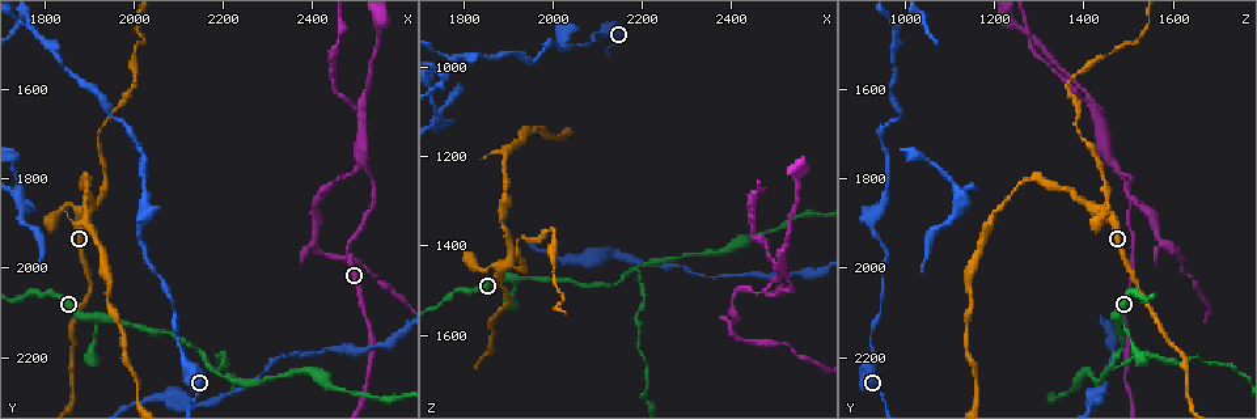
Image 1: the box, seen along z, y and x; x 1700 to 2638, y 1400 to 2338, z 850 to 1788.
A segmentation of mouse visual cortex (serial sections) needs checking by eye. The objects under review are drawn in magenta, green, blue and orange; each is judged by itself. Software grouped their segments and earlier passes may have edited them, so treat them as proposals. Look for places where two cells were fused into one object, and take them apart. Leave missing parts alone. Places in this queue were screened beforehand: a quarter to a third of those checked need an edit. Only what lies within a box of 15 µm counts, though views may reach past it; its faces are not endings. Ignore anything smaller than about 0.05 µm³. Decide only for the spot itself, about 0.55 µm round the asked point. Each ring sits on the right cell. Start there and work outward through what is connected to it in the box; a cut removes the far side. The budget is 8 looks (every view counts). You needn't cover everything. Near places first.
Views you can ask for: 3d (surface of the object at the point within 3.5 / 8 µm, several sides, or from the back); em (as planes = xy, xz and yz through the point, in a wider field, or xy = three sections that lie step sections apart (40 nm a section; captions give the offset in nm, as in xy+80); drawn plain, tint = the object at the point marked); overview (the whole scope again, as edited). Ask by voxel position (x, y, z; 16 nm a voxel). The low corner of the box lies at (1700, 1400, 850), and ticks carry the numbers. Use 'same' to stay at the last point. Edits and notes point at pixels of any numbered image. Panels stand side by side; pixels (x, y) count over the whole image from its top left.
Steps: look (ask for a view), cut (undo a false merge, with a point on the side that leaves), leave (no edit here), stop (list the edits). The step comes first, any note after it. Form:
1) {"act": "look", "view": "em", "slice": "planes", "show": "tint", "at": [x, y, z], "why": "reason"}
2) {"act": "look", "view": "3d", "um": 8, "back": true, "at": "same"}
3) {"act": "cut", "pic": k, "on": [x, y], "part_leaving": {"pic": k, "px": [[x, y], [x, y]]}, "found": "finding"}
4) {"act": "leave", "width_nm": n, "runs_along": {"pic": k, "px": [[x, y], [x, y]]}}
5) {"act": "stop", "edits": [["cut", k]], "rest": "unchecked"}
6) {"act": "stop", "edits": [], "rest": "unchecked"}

{"act": "look", "view": "3d", "um": 3.5, "at": [1905, 1865, 1440], "why": "four arms meet"}

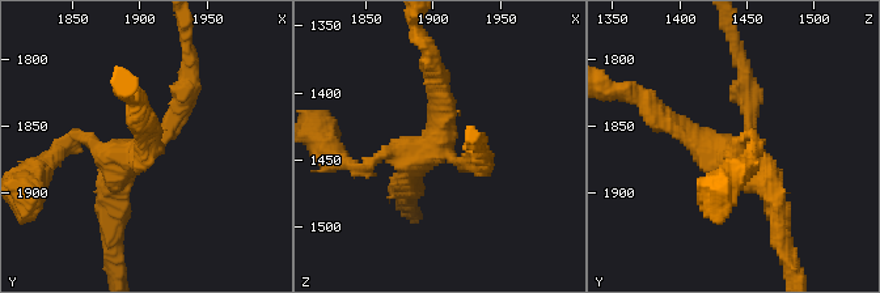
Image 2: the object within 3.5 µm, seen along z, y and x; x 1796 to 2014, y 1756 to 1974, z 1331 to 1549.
{"act": "look", "view": "em", "slice": "xy", "step": 2, "show": "tint", "at": [1902, 1868, 1438], "arms": 4, "arm_widths_nm": [150, 250, 250, 300], "why": "now the EM"}

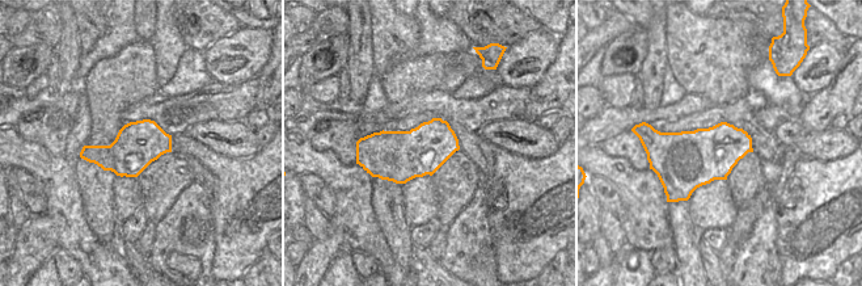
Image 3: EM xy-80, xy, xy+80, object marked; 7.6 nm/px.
{"act": "leave", "runs_along": {"pic": 2, "px": [[778, 208], [744, 160], [654, 111]]}, "found": "all the same cell"}

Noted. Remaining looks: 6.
{"act": "look", "view": "3d", "um": 3.5, "at": [1915, 2115, 1470], "why": "abrupt turn"}

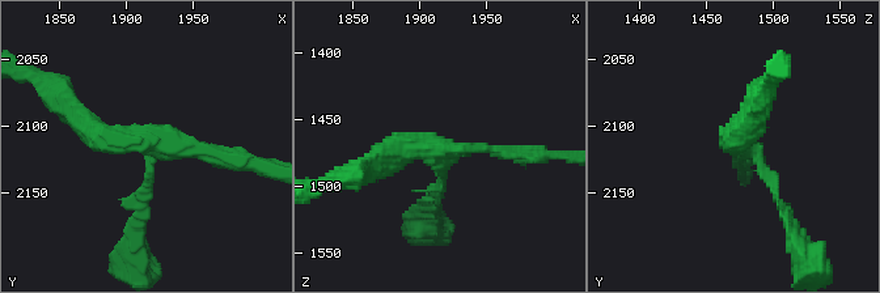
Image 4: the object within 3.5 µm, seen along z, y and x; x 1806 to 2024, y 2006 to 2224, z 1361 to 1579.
{"act": "look", "view": "em", "slice": "xy", "step": 2, "show": "tint", "at": [1916, 2114, 1476], "arms": 3, "arm_widths_nm": [150, 150, 350]}

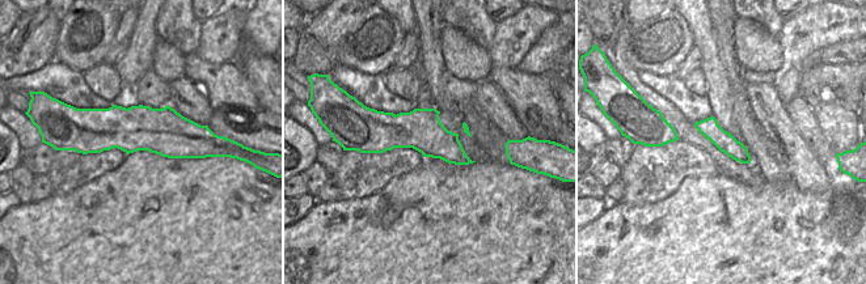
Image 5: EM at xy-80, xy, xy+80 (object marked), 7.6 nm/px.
{"act": "leave", "runs_along": {"pic": 5, "px": [[68, 135], [169, 134], [205, 145]]}, "found": "one cell here"}

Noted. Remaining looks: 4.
{"act": "look", "view": "3d", "um": 3.5, "at": [2180, 2235, 1460], "why": "three-way junction"}

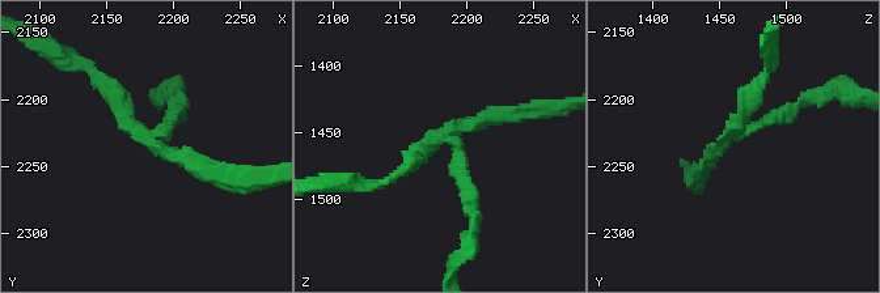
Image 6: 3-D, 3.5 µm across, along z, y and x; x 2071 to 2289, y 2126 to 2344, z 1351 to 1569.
{"act": "look", "view": "em", "slice": "xy", "step": 1, "show": "tint", "at": [2184, 2232, 1454], "arms": 3, "arm_widths_nm": [150, 200, 200]}

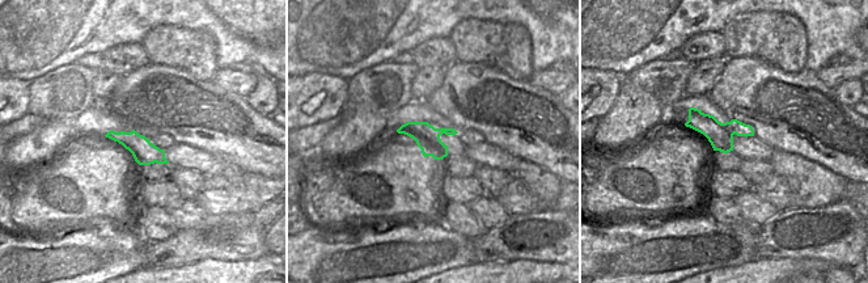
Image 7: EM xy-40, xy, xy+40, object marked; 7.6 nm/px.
{"act": "cut", "pic": 6, "on": [770, 119], "border": {"pic": 7, "px": [[723, 123], [735, 132]]}, "found": "a second cell is stuck on"}

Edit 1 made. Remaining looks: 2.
{"act": "stop", "edits": [["cut", 6]], "rest": "unchecked"}

